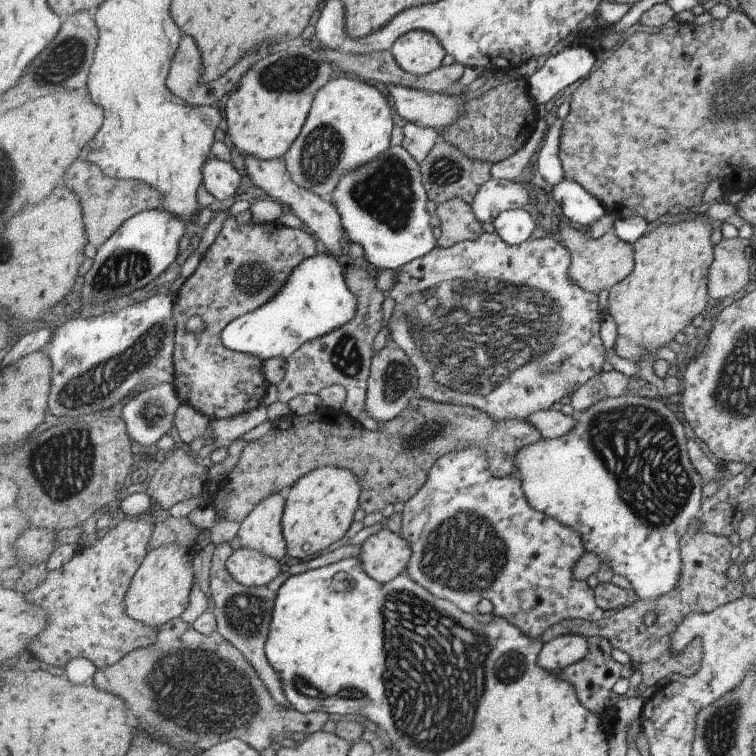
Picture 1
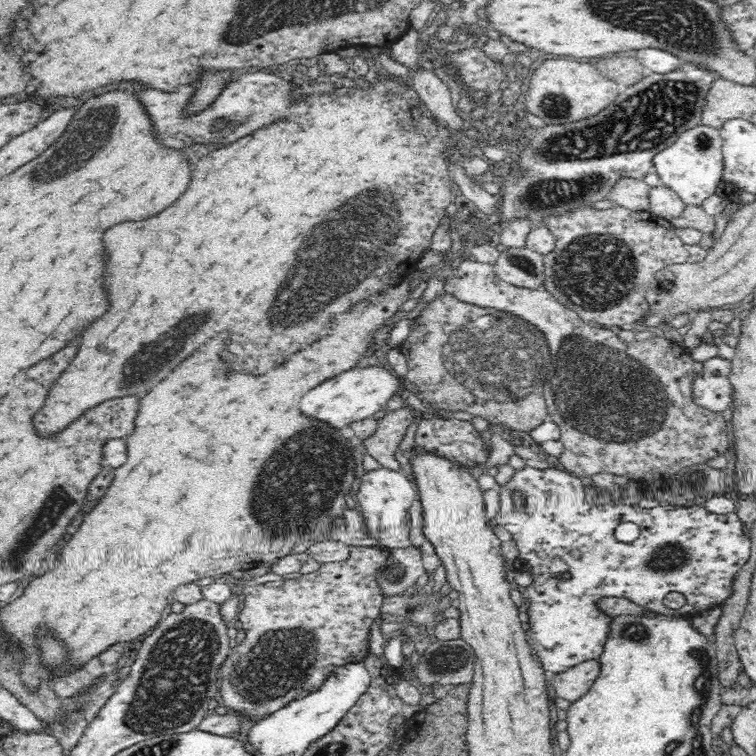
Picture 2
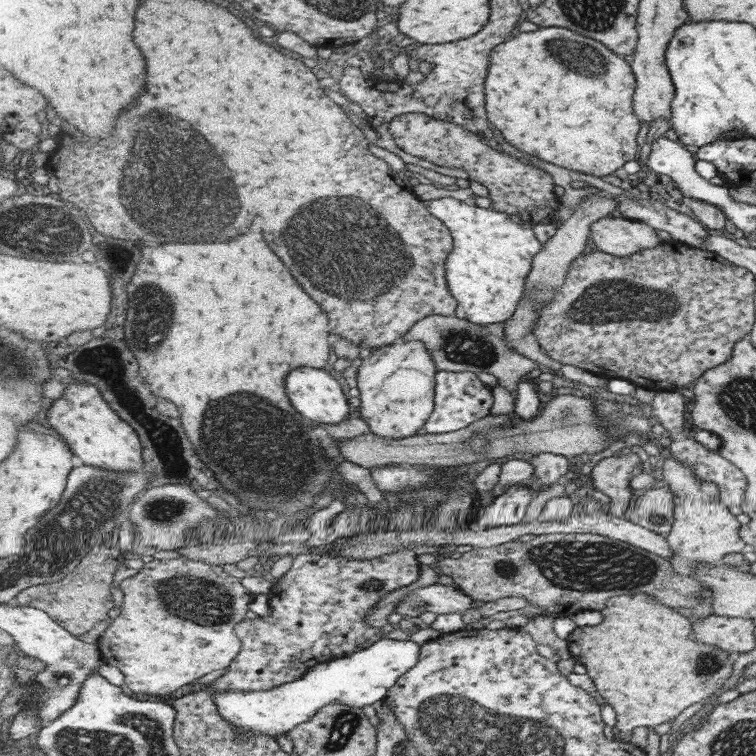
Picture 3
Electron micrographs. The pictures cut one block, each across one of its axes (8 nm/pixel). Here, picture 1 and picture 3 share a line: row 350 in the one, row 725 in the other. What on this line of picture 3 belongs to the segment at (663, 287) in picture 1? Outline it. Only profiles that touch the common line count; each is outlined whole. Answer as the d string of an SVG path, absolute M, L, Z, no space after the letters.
M641 593L619 595L607 601L602 613L604 619L598 625L584 625L570 636L572 656L586 668L597 691L615 712L615 727L619 730L617 741L627 746L632 743L632 730L672 722L685 708L714 698L722 691L723 684L733 676L735 657L717 645L695 640L694 619L682 616L676 608L668 607L654 596Z

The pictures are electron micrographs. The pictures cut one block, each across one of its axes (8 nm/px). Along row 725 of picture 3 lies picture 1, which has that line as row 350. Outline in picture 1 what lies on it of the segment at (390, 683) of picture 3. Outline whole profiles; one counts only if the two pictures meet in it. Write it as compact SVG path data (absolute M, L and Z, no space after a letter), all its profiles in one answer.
M319 253L303 260L287 280L287 284L261 308L239 317L223 330L223 344L235 352L243 352L249 356L257 356L261 361L269 358L283 358L286 362L293 357L307 342L317 341L318 338L337 330L337 326L345 326L354 320L358 313L358 295L350 289L346 281L346 265L333 254Z

